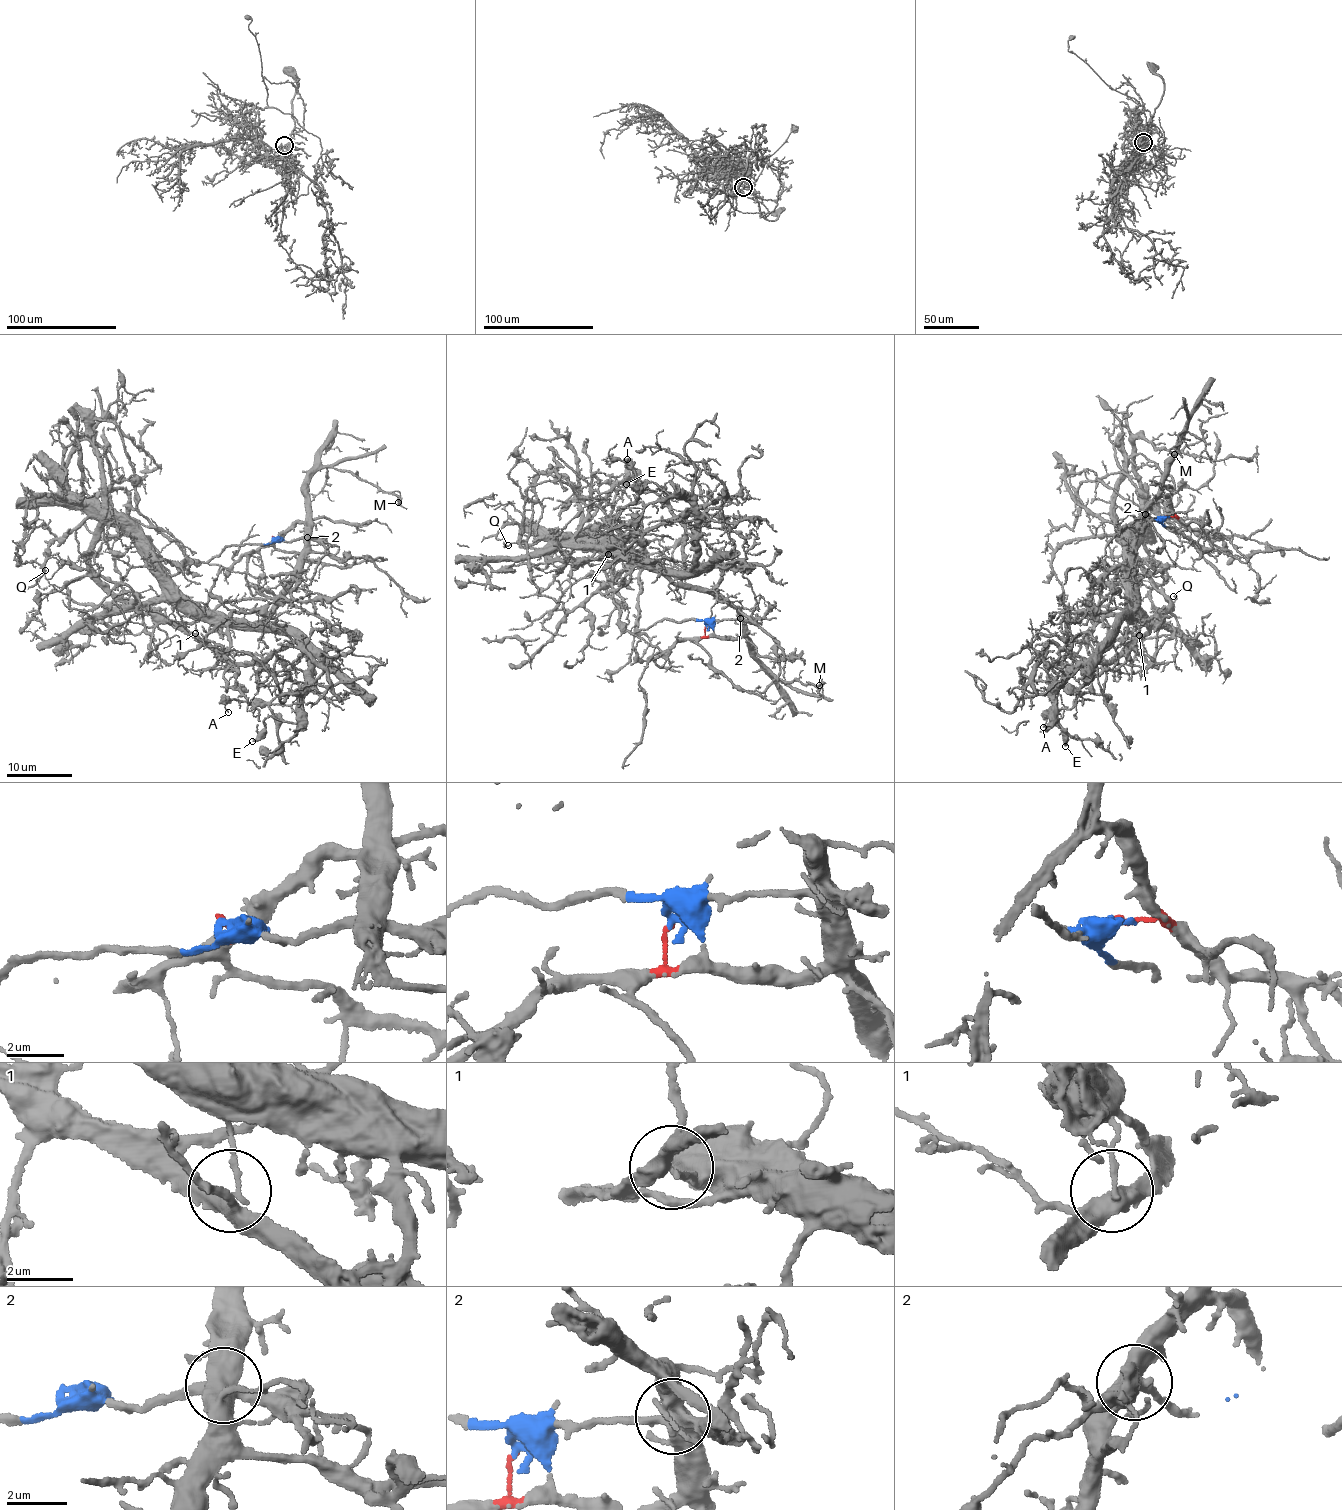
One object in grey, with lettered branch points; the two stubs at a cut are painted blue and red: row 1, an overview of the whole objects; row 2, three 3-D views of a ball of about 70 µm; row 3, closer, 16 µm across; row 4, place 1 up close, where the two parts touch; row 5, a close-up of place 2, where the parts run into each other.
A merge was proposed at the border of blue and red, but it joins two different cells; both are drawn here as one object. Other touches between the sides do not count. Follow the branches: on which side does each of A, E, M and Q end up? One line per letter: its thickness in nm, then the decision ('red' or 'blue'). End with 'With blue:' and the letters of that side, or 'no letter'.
A: calibre 110 nm; blue
E: calibre 300 nm; red
M: calibre 110 nm; red
Q: calibre 150 nm; blue
With blue: A, Q

